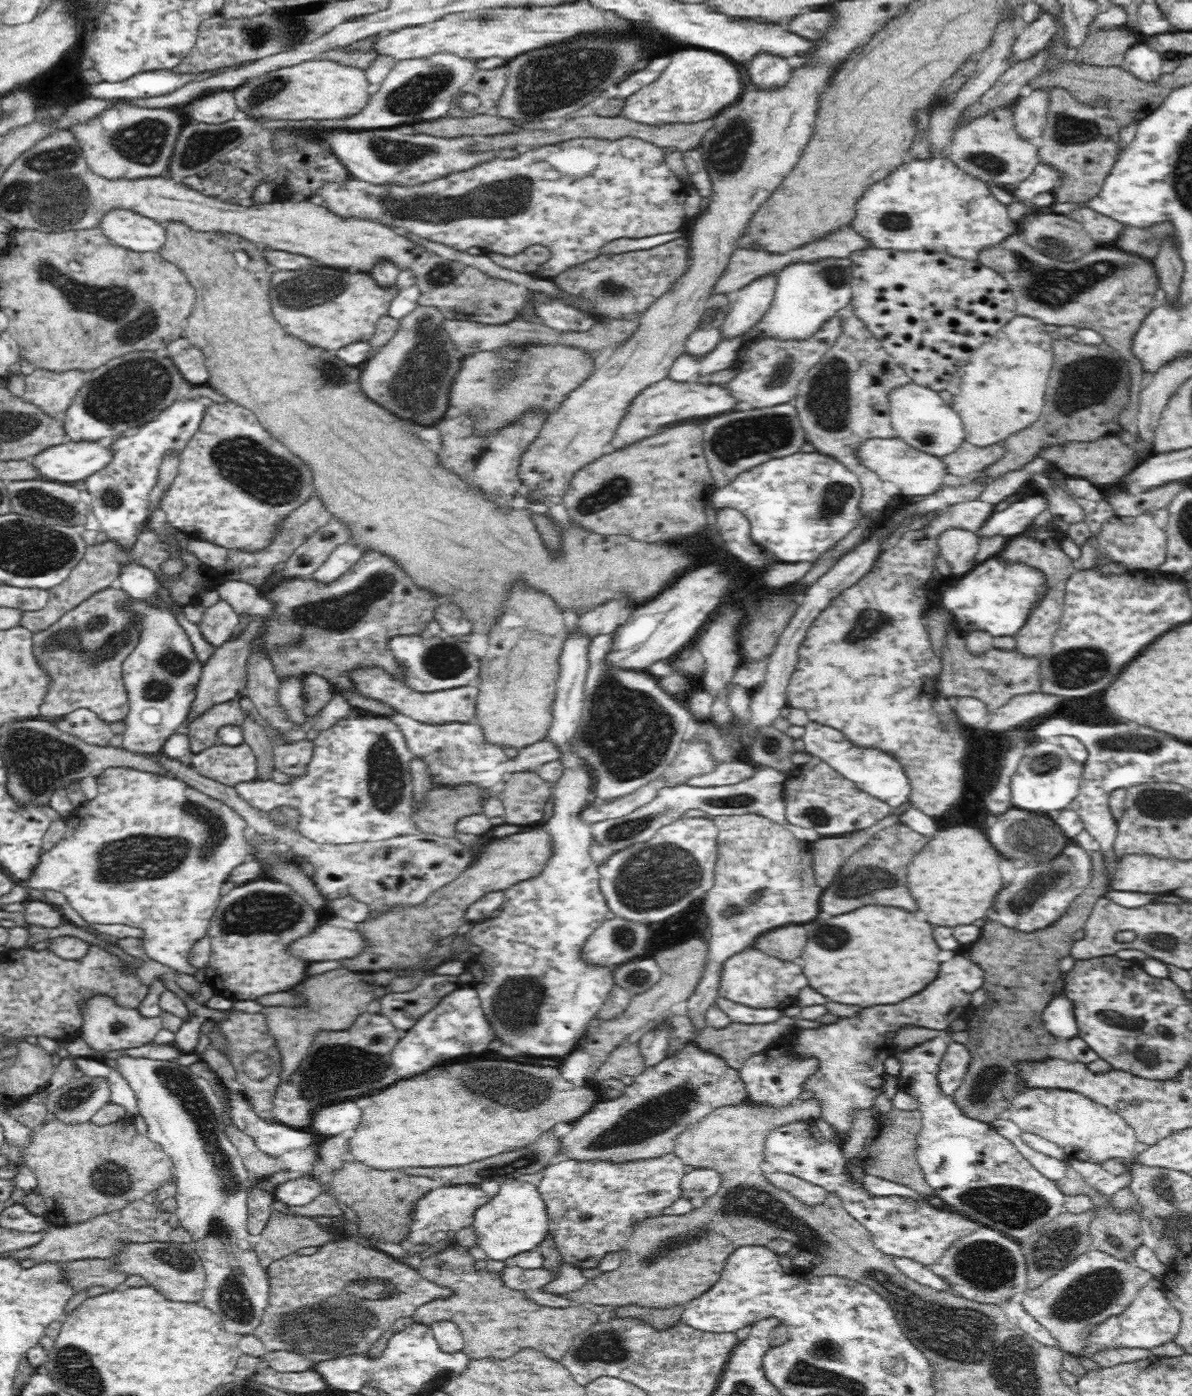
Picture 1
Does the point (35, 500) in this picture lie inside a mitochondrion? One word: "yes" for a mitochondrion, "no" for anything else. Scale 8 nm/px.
yes

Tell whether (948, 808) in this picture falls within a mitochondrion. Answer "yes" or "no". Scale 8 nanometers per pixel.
no

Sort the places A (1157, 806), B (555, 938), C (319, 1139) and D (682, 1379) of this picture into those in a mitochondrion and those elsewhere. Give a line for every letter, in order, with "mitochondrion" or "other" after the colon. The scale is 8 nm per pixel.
A: mitochondrion
B: other
C: other
D: other

